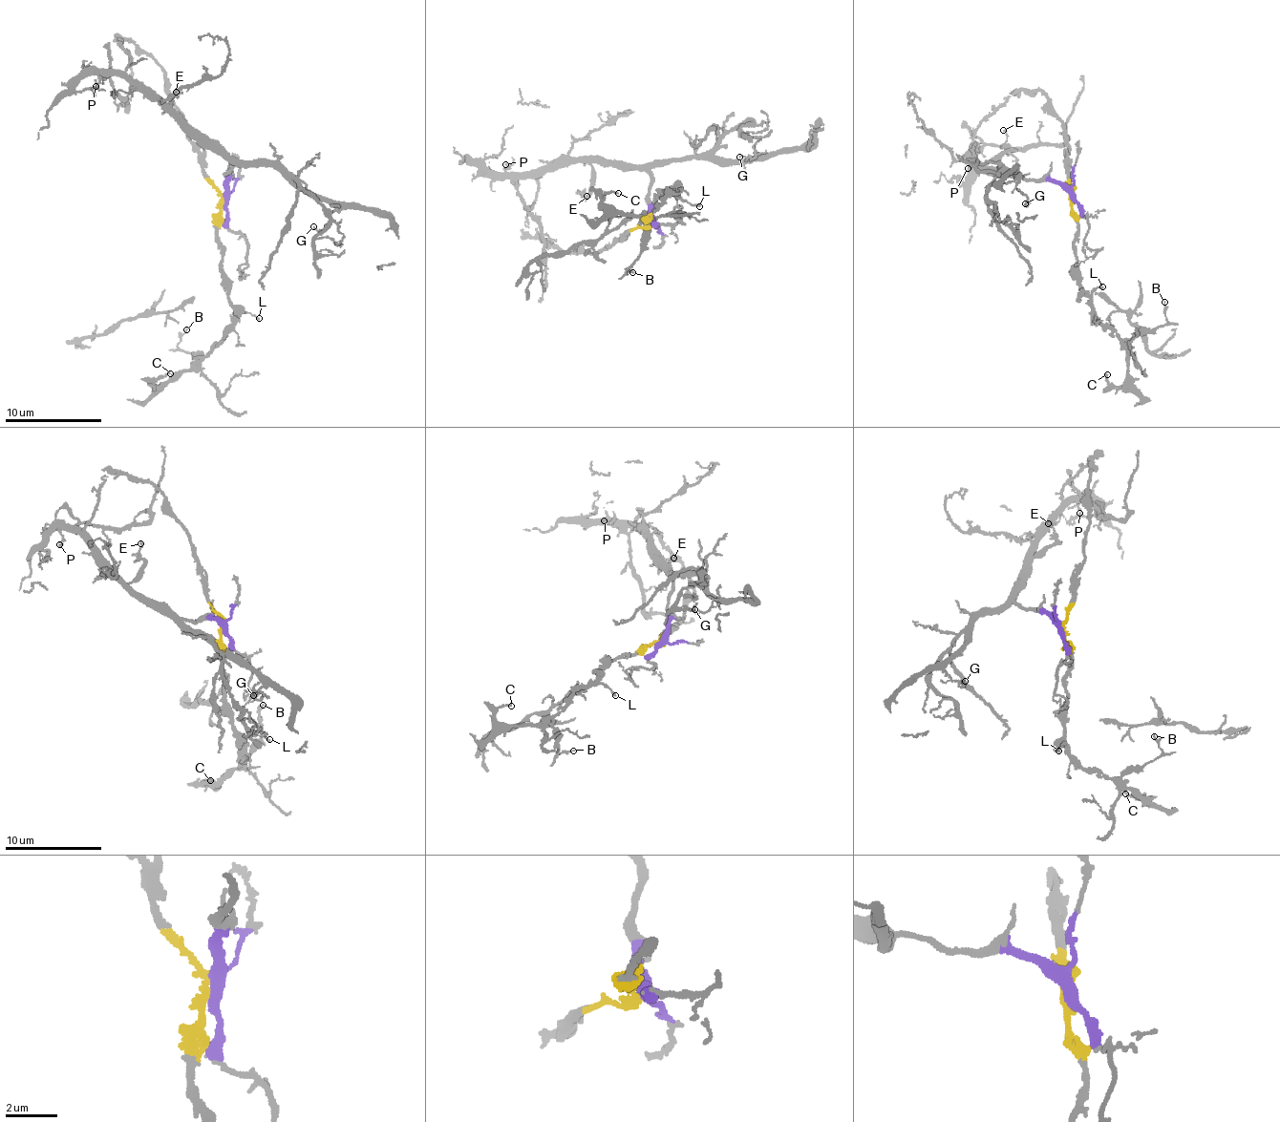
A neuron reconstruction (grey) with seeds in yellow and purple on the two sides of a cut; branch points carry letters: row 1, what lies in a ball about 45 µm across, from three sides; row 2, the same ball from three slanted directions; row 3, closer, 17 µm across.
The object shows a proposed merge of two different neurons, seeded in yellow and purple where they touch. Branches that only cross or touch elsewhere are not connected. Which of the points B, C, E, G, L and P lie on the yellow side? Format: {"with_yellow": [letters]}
{"with_yellow": ["B", "C", "L"]}

